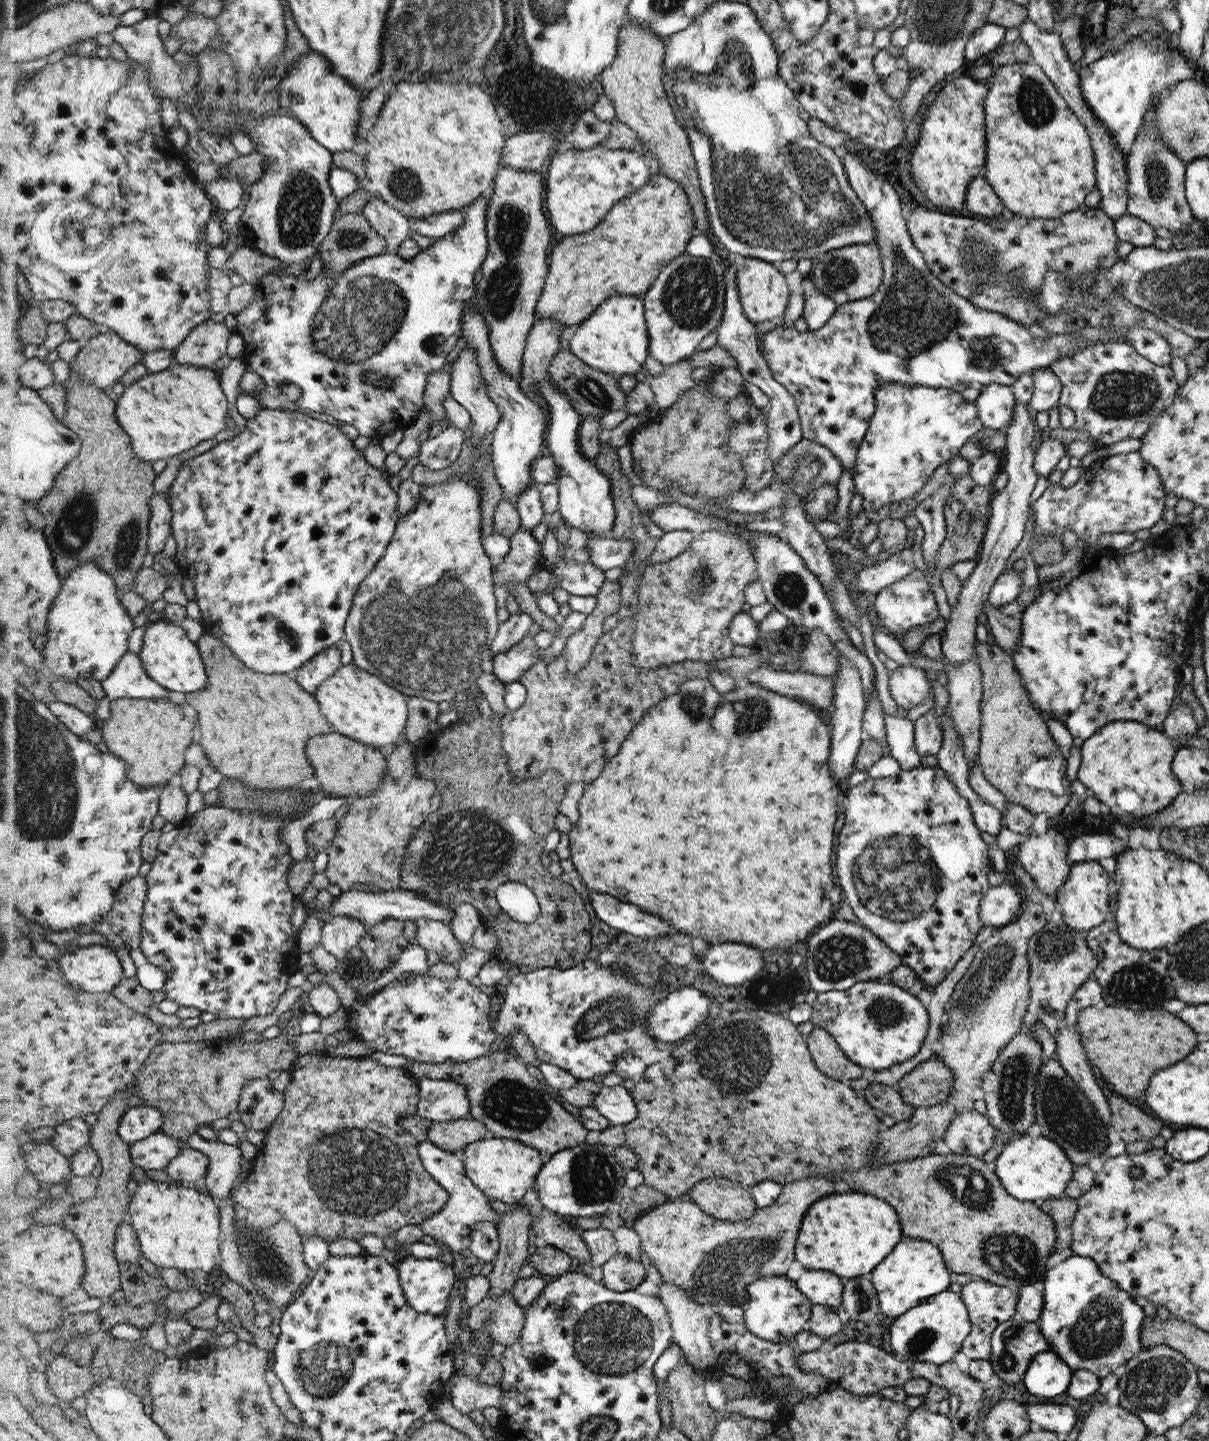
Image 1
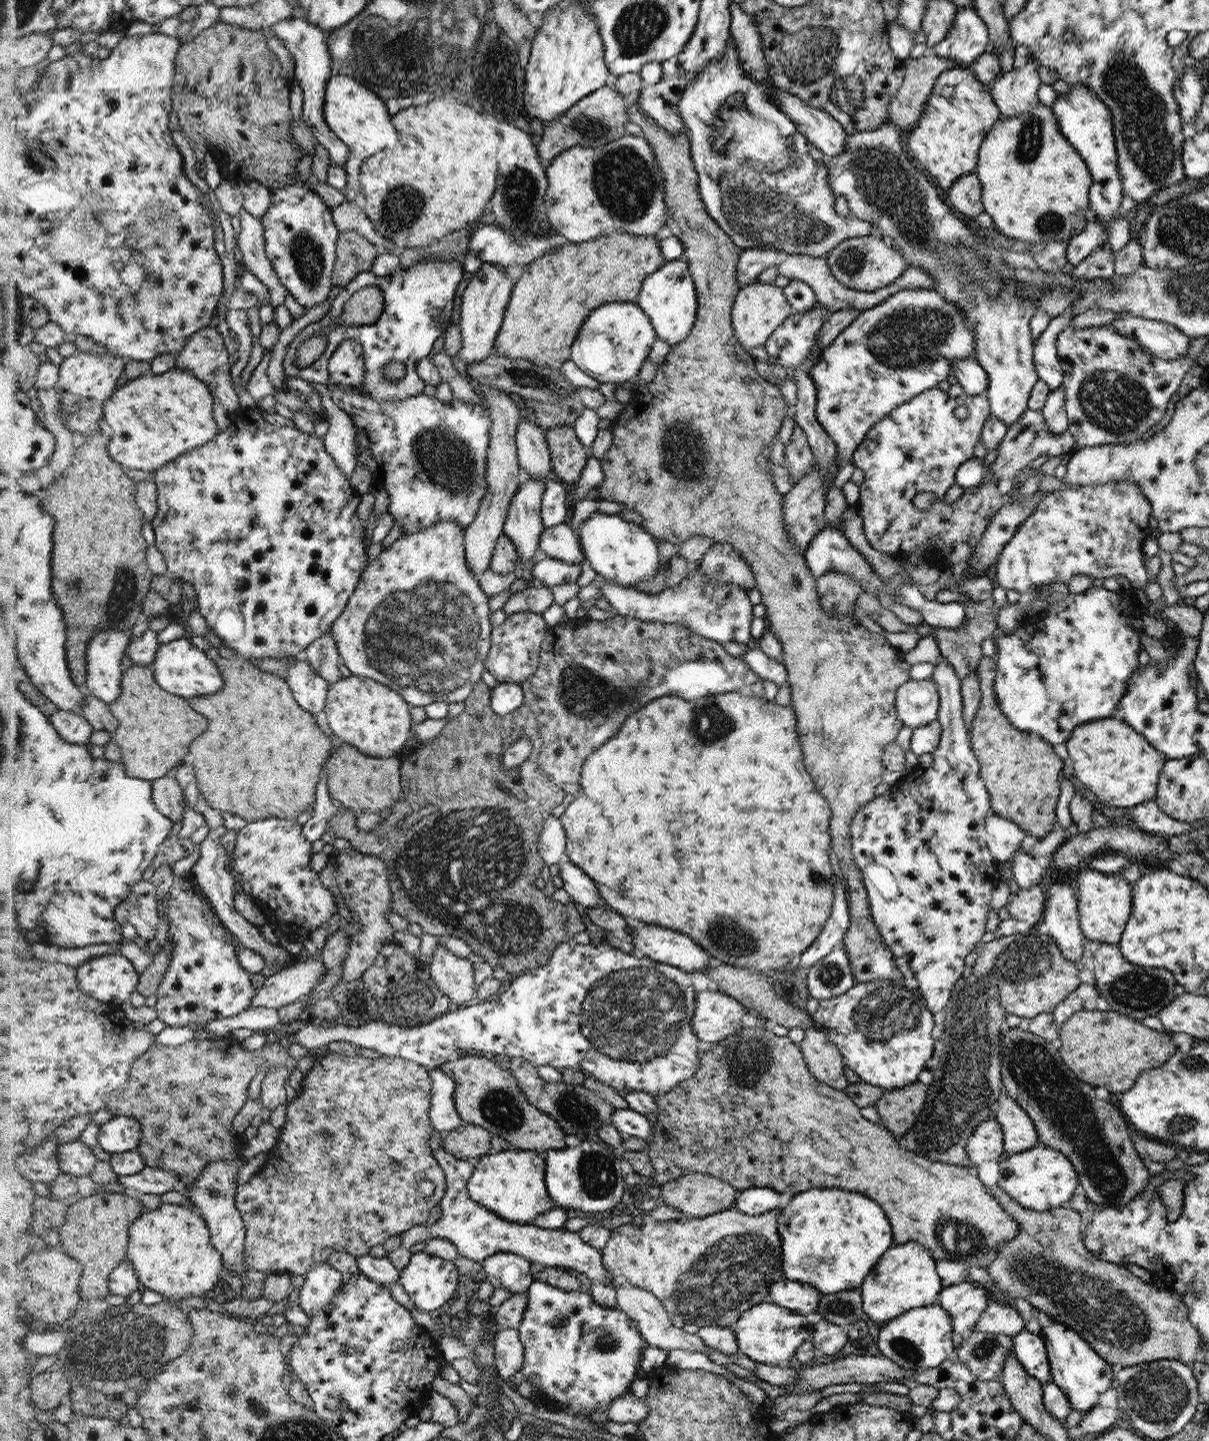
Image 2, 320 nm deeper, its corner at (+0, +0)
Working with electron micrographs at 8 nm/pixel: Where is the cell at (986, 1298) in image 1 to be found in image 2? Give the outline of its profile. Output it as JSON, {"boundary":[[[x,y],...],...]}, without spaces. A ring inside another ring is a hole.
{"boundary":[[[962,1283],[942,1290],[940,1306],[951,1316],[953,1332],[965,1337],[974,1332],[973,1328],[983,1310],[995,1300],[993,1291],[970,1283]]]}

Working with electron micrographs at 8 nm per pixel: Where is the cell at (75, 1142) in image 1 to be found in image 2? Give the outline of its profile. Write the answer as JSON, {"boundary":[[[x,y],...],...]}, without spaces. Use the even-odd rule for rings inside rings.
{"boundary":[[[80,1140],[61,1144],[59,1160],[63,1172],[76,1177],[90,1177],[99,1162],[93,1148]]]}

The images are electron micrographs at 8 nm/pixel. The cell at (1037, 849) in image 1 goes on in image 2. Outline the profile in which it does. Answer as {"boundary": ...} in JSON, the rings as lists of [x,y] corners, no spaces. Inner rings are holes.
{"boundary":[[[1052,883],[1049,893],[1046,893],[1045,915],[1043,921],[1049,926],[1048,935],[1060,946],[1062,954],[1072,962],[1078,962],[1083,955],[1086,941],[1079,923],[1078,900],[1074,898],[1074,890],[1068,883]]]}

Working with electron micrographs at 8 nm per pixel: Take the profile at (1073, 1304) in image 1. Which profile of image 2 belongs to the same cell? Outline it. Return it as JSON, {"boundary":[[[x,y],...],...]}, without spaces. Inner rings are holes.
{"boundary":[[[1051,1318],[1050,1325],[1042,1328],[1046,1346],[1049,1346],[1049,1361],[1052,1363],[1052,1383],[1062,1389],[1068,1397],[1071,1407],[1080,1412],[1089,1412],[1098,1405],[1100,1395],[1111,1387],[1112,1364],[1105,1361],[1101,1355],[1086,1342],[1078,1332],[1064,1326]]]}

